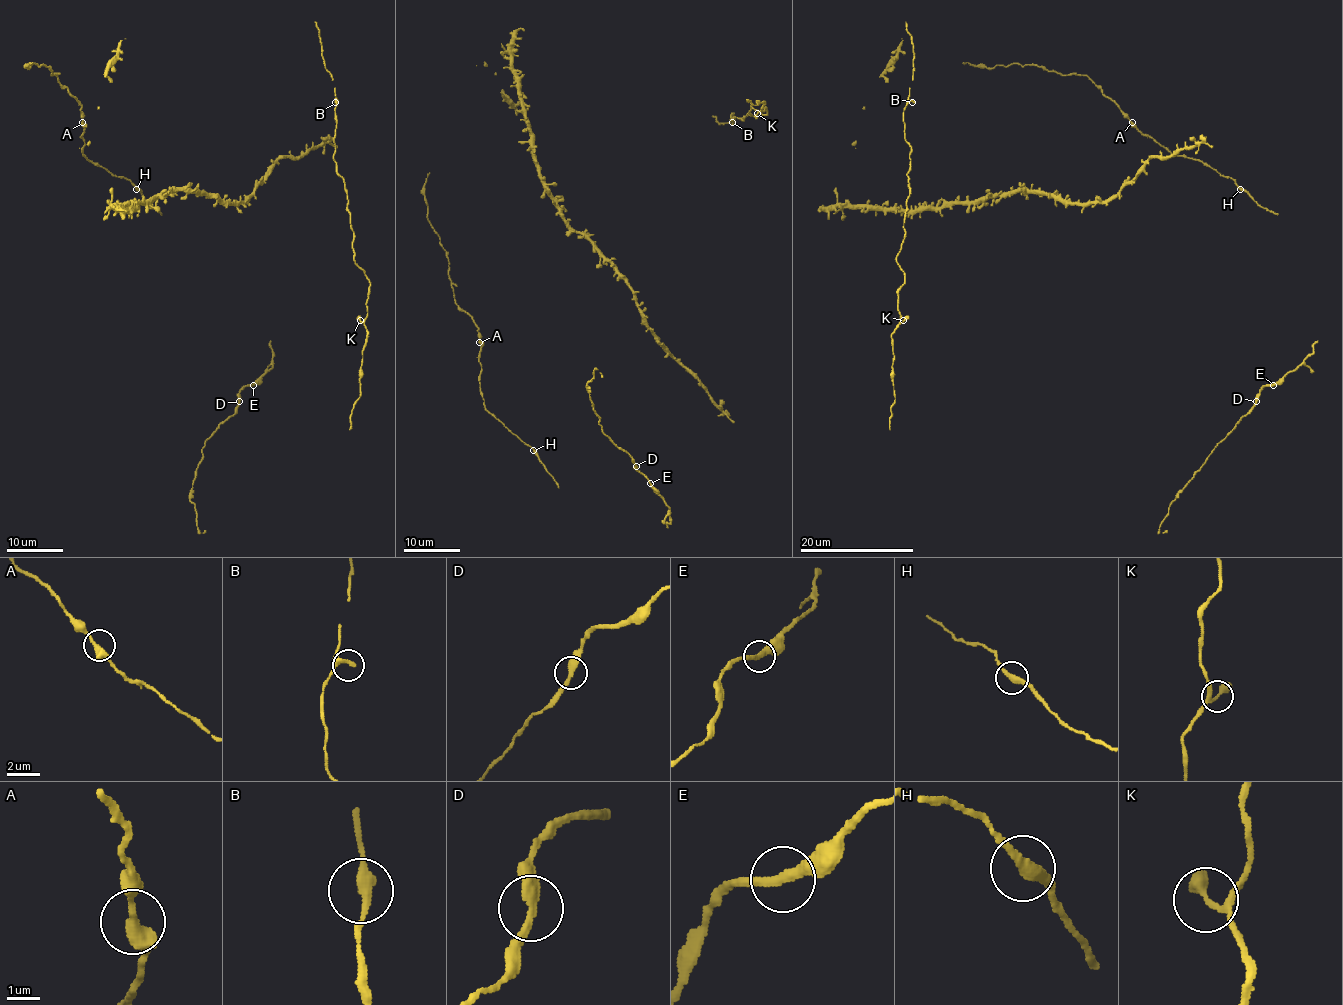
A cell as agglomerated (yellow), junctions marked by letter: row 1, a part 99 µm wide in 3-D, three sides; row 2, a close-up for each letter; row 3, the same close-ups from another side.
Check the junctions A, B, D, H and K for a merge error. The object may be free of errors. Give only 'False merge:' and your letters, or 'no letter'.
False merge: D

